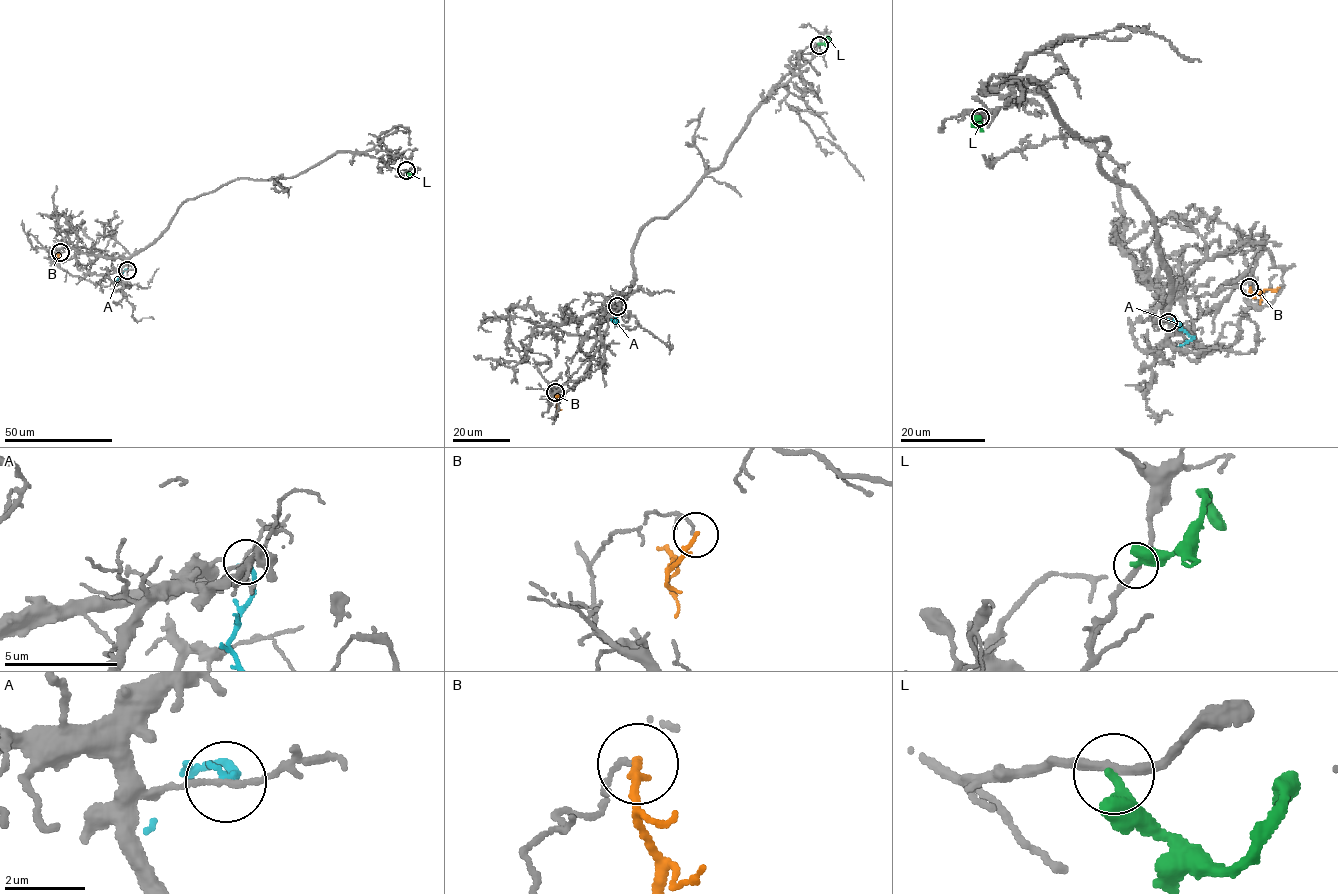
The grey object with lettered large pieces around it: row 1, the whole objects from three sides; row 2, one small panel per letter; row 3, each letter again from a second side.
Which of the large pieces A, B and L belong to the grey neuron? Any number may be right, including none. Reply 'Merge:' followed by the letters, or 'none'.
Merge: none

